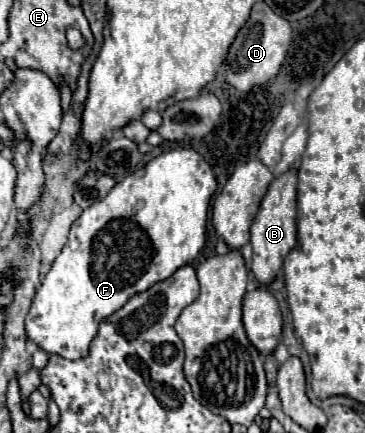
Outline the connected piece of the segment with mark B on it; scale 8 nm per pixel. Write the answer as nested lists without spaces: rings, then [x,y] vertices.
[[[291,166],[281,176],[273,178],[269,184],[259,212],[251,224],[251,246],[253,246],[253,274],[259,280],[259,284],[269,284],[275,274],[279,272],[283,258],[293,250],[295,236],[297,236],[297,168]]]

